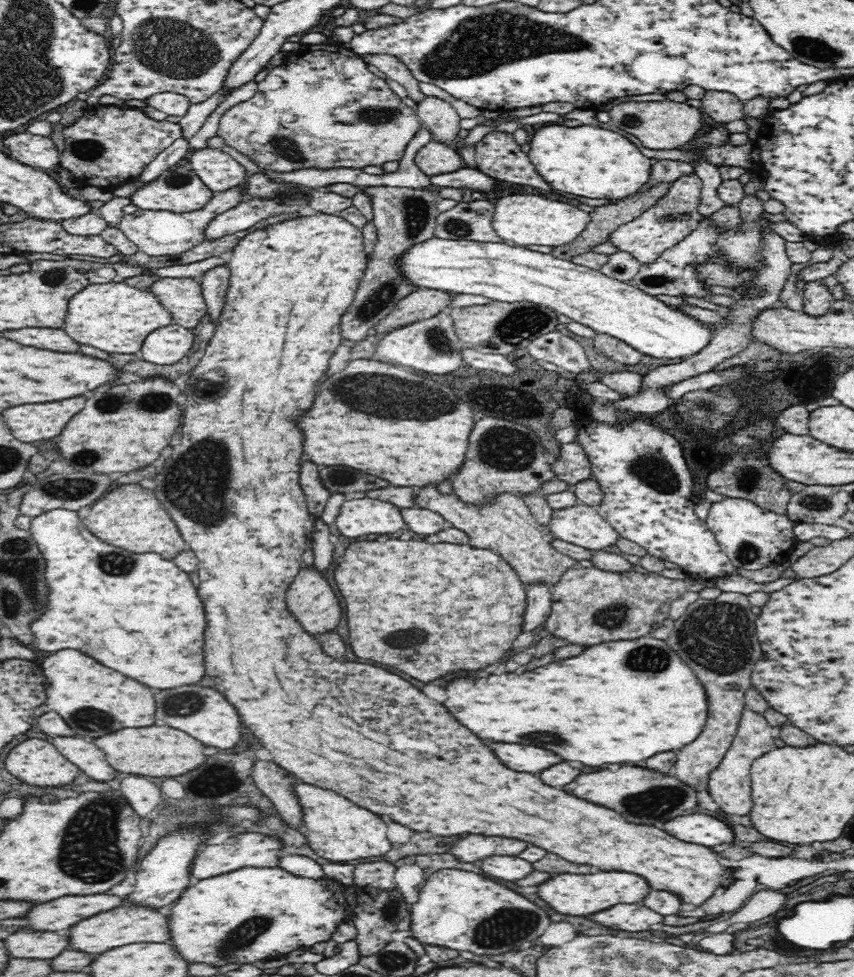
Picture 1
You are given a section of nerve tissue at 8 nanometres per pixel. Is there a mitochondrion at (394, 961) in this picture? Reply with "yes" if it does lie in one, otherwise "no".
yes

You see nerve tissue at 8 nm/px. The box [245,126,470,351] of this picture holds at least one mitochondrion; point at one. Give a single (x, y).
(380, 299)

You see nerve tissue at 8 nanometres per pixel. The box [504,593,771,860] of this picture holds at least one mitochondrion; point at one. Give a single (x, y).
(718, 637)

